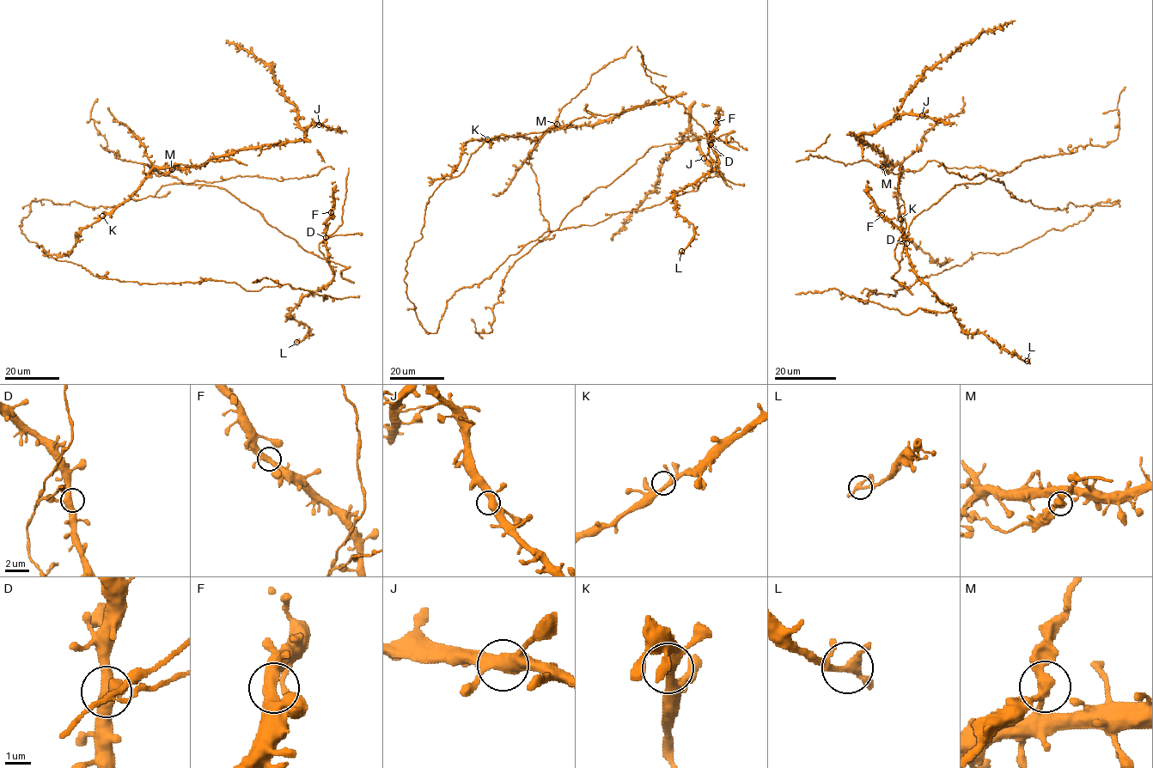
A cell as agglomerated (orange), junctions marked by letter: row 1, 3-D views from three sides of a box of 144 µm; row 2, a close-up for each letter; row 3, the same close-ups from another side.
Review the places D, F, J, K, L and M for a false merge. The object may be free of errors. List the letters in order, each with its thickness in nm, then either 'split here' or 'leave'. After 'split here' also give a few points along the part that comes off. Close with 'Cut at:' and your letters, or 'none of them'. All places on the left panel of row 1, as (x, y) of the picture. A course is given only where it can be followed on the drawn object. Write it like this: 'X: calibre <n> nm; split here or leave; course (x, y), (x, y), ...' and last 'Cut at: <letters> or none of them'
D: calibre 400 nm; leave
F: calibre 360 nm; leave
J: calibre 440 nm; leave
K: calibre 280 nm; leave
L: calibre 280 nm; leave
M: calibre 320 nm; split here; course (172, 169), (160, 176), (143, 173), (144, 165), (166, 175)
Cut at: M

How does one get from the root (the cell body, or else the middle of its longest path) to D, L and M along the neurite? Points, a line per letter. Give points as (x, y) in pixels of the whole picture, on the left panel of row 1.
D: (104, 216), (155, 167), (165, 173), (143, 173), (147, 164), (189, 185), (225, 189), (322, 259), (326, 237)
L: (104, 216), (165, 173), (147, 164), (322, 259), (327, 236), (296, 342)
M: (104, 216), (124, 203), (155, 167), (172, 169)

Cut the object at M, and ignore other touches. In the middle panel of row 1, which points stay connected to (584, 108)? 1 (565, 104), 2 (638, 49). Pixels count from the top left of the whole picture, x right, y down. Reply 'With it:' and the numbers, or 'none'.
With it: 2

